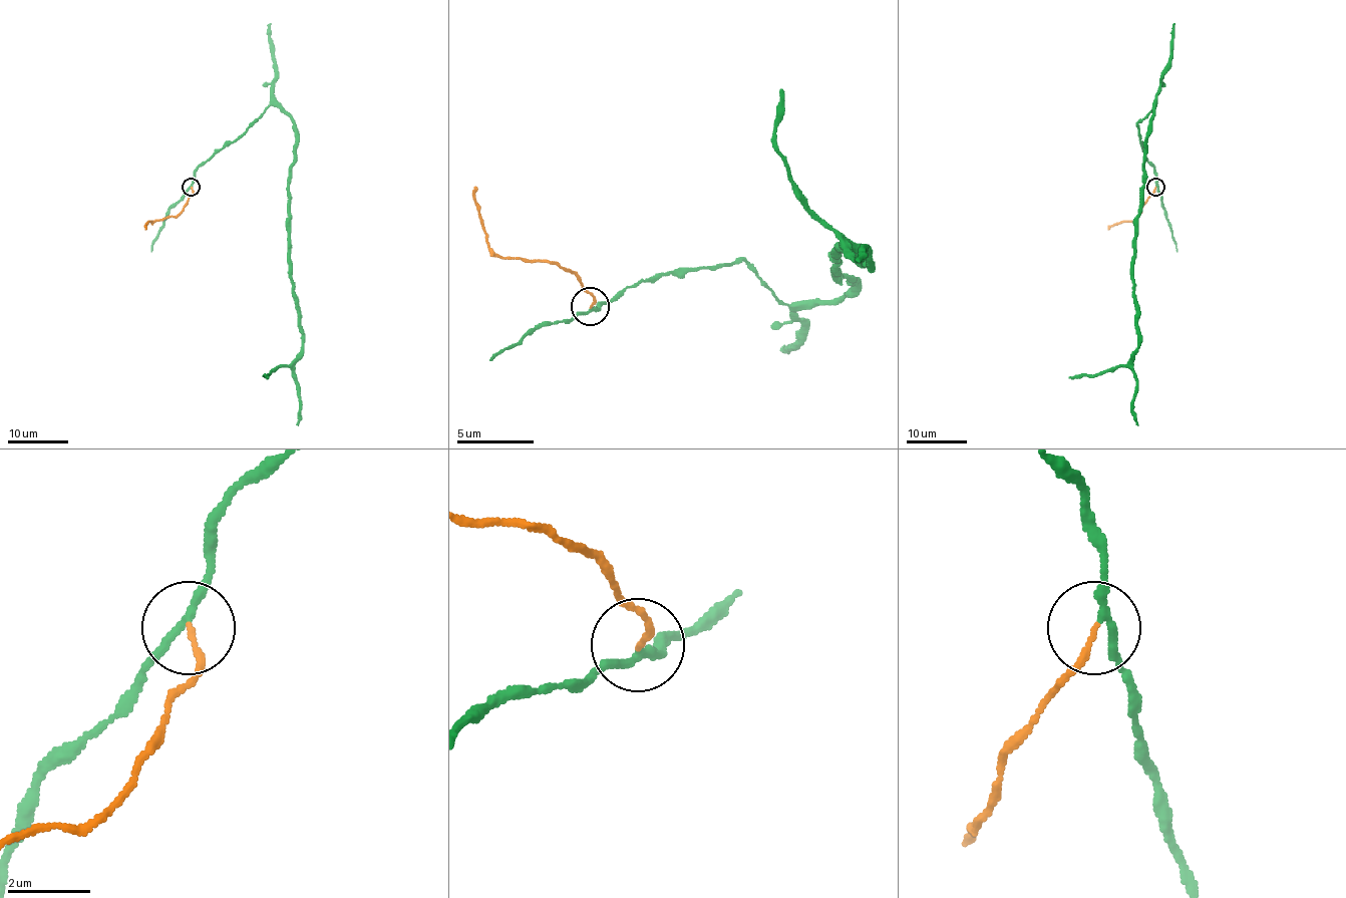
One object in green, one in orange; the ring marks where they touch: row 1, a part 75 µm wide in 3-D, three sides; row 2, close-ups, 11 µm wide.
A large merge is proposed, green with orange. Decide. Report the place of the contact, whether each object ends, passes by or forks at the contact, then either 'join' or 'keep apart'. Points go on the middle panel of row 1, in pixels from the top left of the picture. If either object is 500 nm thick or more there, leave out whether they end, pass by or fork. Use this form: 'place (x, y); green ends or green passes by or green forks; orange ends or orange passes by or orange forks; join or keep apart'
place (590, 306); green passes by; orange ends; join

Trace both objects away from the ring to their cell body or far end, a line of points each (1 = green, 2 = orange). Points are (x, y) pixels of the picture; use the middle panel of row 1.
1: (591, 309), (744, 263), (790, 305), (840, 297), (836, 255), (868, 263), (790, 179), (783, 90)
2: (591, 305), (595, 301), (557, 263), (502, 259), (483, 228), (475, 186)

